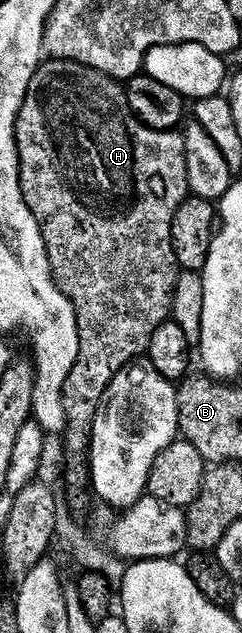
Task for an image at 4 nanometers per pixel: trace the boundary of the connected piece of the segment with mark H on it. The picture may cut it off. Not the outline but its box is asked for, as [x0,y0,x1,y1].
[17,69,189,454]

